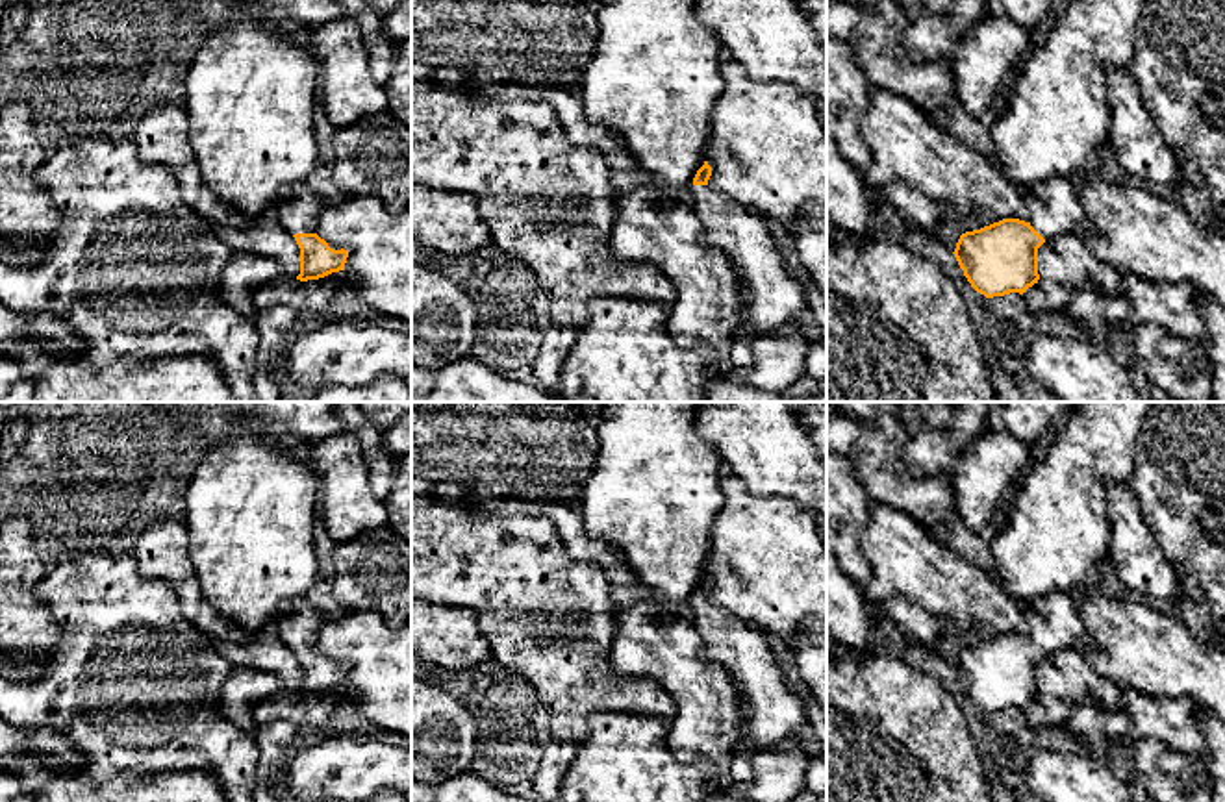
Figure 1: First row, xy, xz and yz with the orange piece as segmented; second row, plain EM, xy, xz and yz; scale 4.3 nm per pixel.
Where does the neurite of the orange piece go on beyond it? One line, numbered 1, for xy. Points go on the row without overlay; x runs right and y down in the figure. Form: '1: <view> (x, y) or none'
1: xy (297, 621)

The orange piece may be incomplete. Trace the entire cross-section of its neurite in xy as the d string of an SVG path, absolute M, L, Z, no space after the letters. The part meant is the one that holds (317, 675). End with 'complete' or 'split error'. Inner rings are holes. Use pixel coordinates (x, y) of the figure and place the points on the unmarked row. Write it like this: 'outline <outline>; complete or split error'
outline M295 598L278 608L274 632L295 652L300 663L300 689L297 695L319 695L345 685L348 665L334 665L315 648L317 630L326 617L306 598Z; split error

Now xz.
outline M708 576L697 585L689 620L701 635L702 652L721 663L738 683L745 711L743 735L752 752L765 750L782 741L810 743L808 702L793 689L788 672L777 661L764 632L749 628L739 617L708 600L712 582Z; split error

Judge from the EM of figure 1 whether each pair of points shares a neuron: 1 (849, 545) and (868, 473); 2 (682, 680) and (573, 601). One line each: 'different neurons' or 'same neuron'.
1: different neurons
2: different neurons

